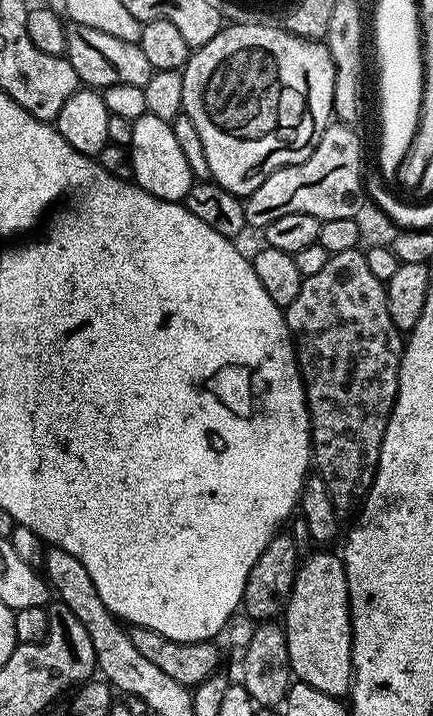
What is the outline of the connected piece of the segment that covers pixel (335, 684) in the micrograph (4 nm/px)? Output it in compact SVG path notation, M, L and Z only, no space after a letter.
M316 550L313 556L299 561L296 577L292 583L292 593L288 605L282 613L282 627L285 634L286 649L289 651L291 675L297 681L309 684L326 695L344 698L352 686L352 610L348 579L344 561L339 555L326 550Z

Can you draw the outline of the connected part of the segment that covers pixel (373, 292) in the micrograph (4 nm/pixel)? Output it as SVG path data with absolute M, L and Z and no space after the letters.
M359 247L334 252L318 274L304 277L298 298L294 298L284 312L288 331L292 333L300 378L304 382L312 427L314 468L326 484L330 502L340 514L350 511L352 507L355 509L376 481L382 438L386 434L388 419L392 417L396 394L400 391L398 370L400 359L406 351L406 340L390 318L384 285L385 281L374 278Z

